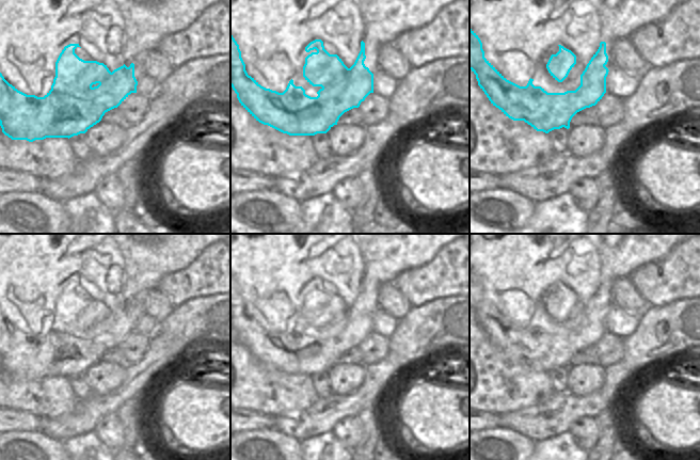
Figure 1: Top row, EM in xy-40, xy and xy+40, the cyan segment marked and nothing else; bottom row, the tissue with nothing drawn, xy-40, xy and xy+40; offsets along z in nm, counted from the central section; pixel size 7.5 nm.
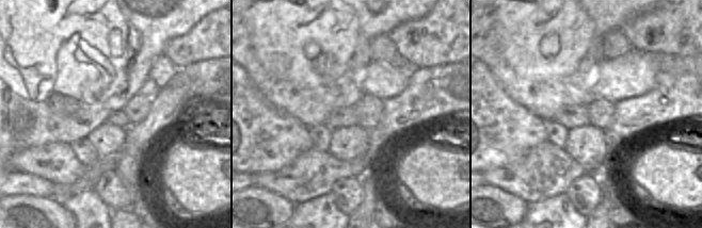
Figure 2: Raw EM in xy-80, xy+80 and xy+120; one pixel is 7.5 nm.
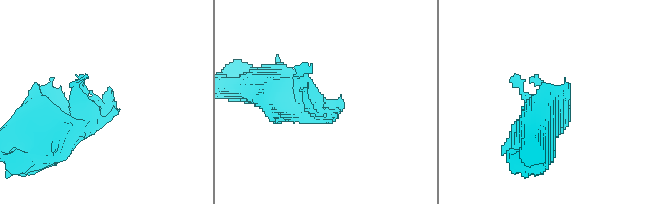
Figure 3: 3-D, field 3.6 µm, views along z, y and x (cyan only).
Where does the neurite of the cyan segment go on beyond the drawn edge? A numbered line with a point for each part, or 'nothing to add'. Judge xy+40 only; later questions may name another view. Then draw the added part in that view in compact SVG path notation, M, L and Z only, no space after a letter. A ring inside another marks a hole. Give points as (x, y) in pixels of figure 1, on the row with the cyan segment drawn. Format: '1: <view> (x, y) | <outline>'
1: xy+40 (519, 36) | M477 0L470 11L470 29L480 38L484 58L507 80L526 86L531 78L535 86L541 86L547 93L575 91L580 85L580 75L601 42L606 43L608 70L612 66L610 49L616 39L630 37L646 25L666 18L680 3L686 0ZM559 46L571 50L576 55L576 64L568 77L558 82L547 70L546 64L552 54L559 51Z

